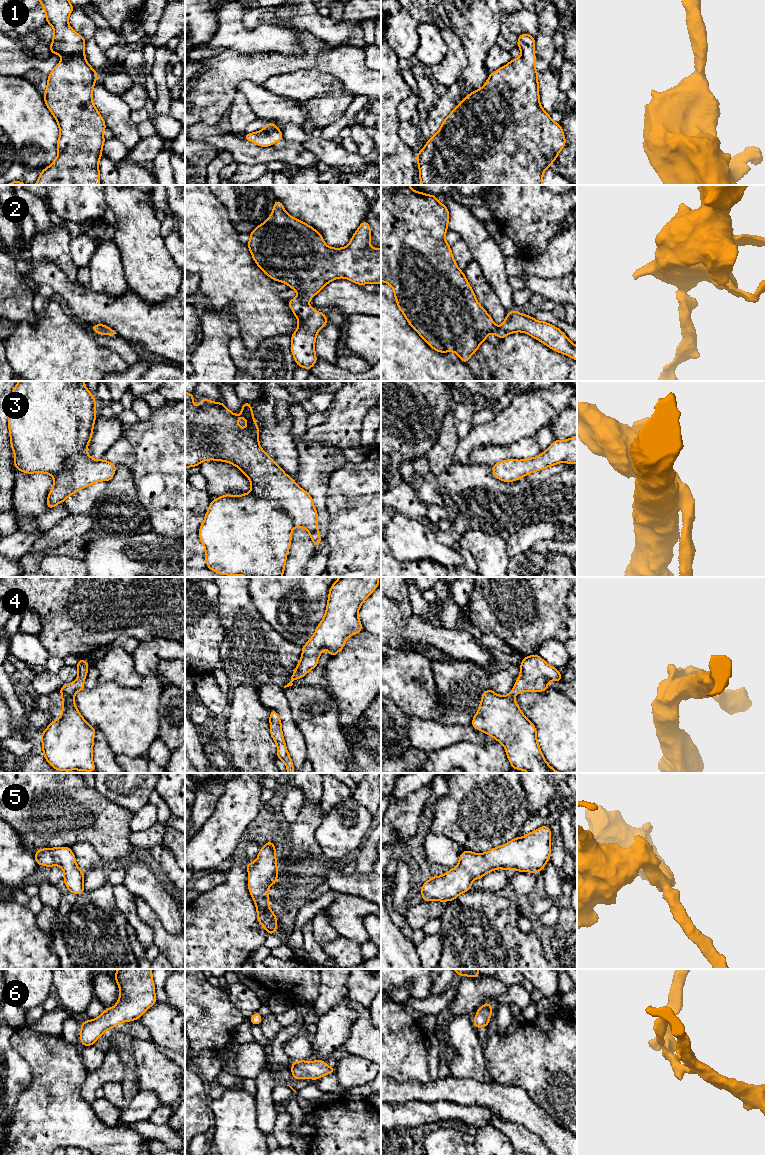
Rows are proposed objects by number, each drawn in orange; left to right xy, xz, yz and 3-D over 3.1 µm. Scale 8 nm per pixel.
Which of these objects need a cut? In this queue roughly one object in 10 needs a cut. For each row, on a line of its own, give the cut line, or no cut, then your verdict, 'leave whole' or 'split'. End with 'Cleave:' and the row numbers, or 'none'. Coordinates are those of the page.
1: cut none; leave whole
2: cut none; leave whole
3: cut none; leave whole
4: cut none; leave whole
5: cut none; leave whole
6: cut none; leave whole
Cleave: none

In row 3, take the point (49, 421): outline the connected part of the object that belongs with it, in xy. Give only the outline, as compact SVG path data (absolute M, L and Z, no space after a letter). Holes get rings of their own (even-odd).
M19 381L11 392L8 427L10 444L14 452L14 466L27 474L45 473L54 477L53 487L47 497L47 508L52 509L70 495L99 481L110 481L117 465L93 459L86 453L91 441L96 419L96 401L84 381Z

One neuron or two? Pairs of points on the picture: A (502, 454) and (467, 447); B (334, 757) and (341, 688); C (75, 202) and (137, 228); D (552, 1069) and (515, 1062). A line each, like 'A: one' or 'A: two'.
A: two
B: two
C: two
D: one

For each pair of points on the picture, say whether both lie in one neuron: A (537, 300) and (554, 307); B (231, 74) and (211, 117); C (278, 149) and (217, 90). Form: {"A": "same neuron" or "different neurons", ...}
{"A": "same neuron", "B": "same neuron", "C": "different neurons"}

